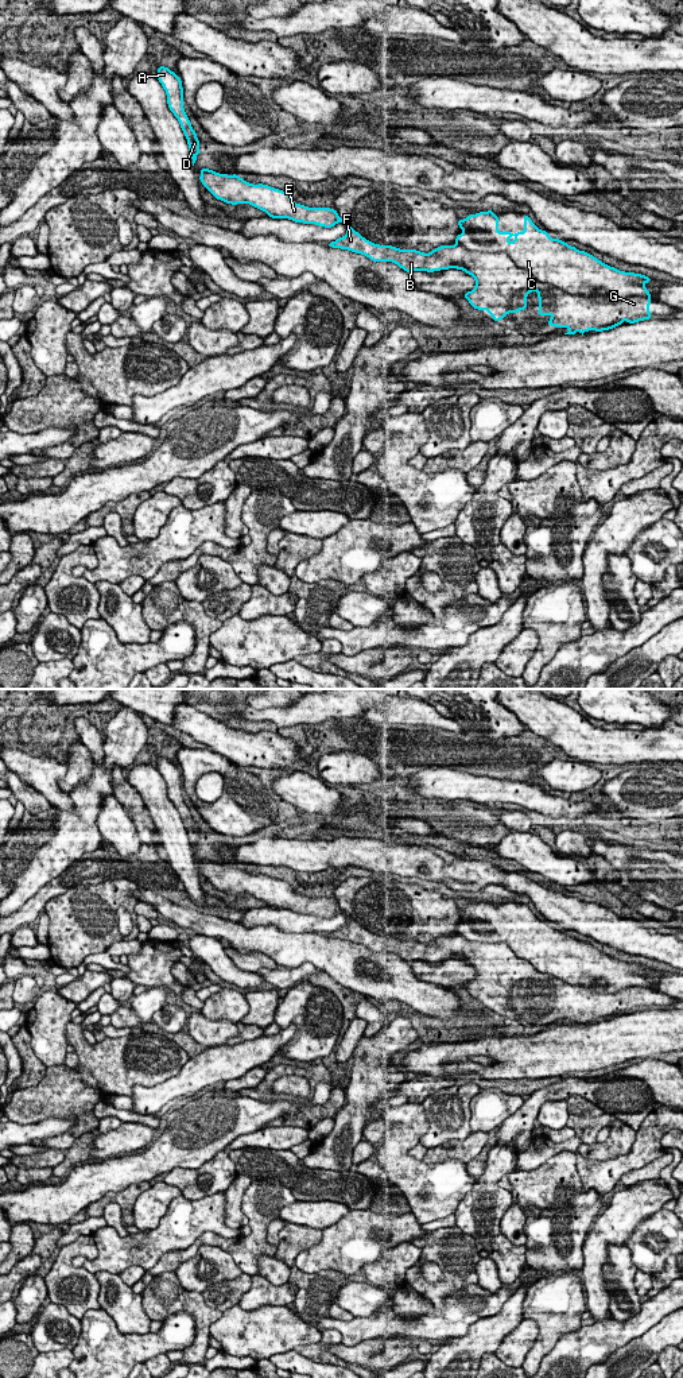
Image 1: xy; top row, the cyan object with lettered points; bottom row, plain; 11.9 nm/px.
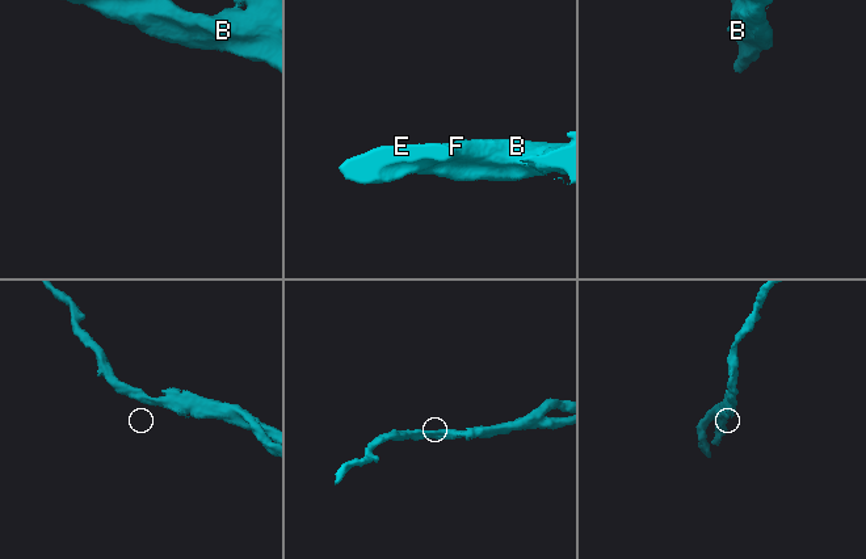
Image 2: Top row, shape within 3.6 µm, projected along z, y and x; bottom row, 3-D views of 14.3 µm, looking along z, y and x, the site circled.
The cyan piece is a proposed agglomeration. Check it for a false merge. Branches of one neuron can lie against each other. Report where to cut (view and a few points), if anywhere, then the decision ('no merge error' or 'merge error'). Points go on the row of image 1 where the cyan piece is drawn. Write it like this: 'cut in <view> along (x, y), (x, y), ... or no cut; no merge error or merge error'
cut in xy along (457, 243), (504, 252), (573, 294), (647, 298); merge error

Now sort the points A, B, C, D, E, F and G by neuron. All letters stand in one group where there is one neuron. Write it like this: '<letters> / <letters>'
A B D E F G / C

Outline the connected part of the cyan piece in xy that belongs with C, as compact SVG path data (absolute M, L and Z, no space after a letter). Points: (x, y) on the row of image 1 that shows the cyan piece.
M481 210L480 213L469 214L465 220L458 218L458 227L463 232L455 237L455 241L467 251L484 253L505 252L516 267L528 271L539 282L546 282L568 294L581 294L593 301L606 299L612 303L633 295L652 298L644 286L651 282L652 278L620 271L602 263L593 255L578 251L566 241L560 241L558 237L550 237L548 232L540 231L527 214L524 214L524 231L516 232L516 237L512 243L508 240L513 233L498 231L498 216L494 214L493 210L486 210L485 213Z

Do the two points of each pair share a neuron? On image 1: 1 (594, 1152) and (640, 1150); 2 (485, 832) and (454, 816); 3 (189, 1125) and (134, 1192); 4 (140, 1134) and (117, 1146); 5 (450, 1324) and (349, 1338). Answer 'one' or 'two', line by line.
1: two
2: one
3: two
4: one
5: one

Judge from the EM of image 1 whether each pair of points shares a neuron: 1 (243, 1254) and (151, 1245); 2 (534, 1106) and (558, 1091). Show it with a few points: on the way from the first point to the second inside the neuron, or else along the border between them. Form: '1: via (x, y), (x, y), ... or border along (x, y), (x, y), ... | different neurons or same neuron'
1: border along (212, 1231), (185, 1249), (167, 1250), (156, 1264) | different neurons
2: via (539, 1100), (546, 1094), (553, 1092) | same neuron

